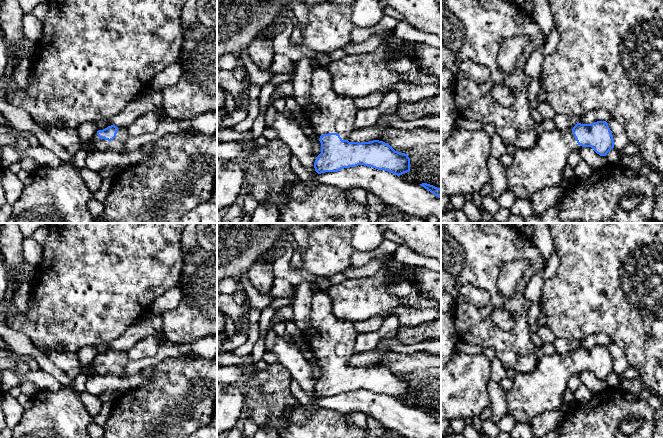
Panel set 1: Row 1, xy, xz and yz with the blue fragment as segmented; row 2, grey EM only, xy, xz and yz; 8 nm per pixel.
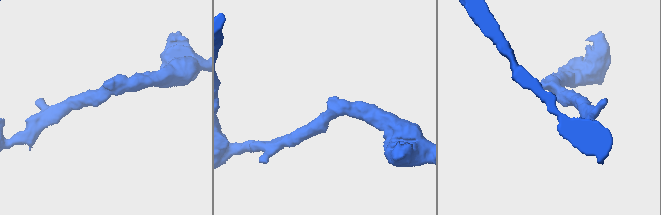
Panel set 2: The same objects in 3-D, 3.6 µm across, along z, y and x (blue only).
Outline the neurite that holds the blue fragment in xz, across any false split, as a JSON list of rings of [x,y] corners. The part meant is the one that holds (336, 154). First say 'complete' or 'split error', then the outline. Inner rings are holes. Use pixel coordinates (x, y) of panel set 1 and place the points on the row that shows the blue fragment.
split error | [[[319,67],[313,71],[309,96],[311,106],[306,113],[321,143],[321,153],[314,163],[318,174],[338,172],[358,165],[388,171],[397,176],[410,171],[408,155],[395,151],[383,141],[358,143],[347,140],[356,128],[358,109],[353,98],[335,93],[328,70]]]

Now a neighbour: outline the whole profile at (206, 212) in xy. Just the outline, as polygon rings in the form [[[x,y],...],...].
[[[217,176],[210,199],[186,213],[179,223],[217,223]]]

